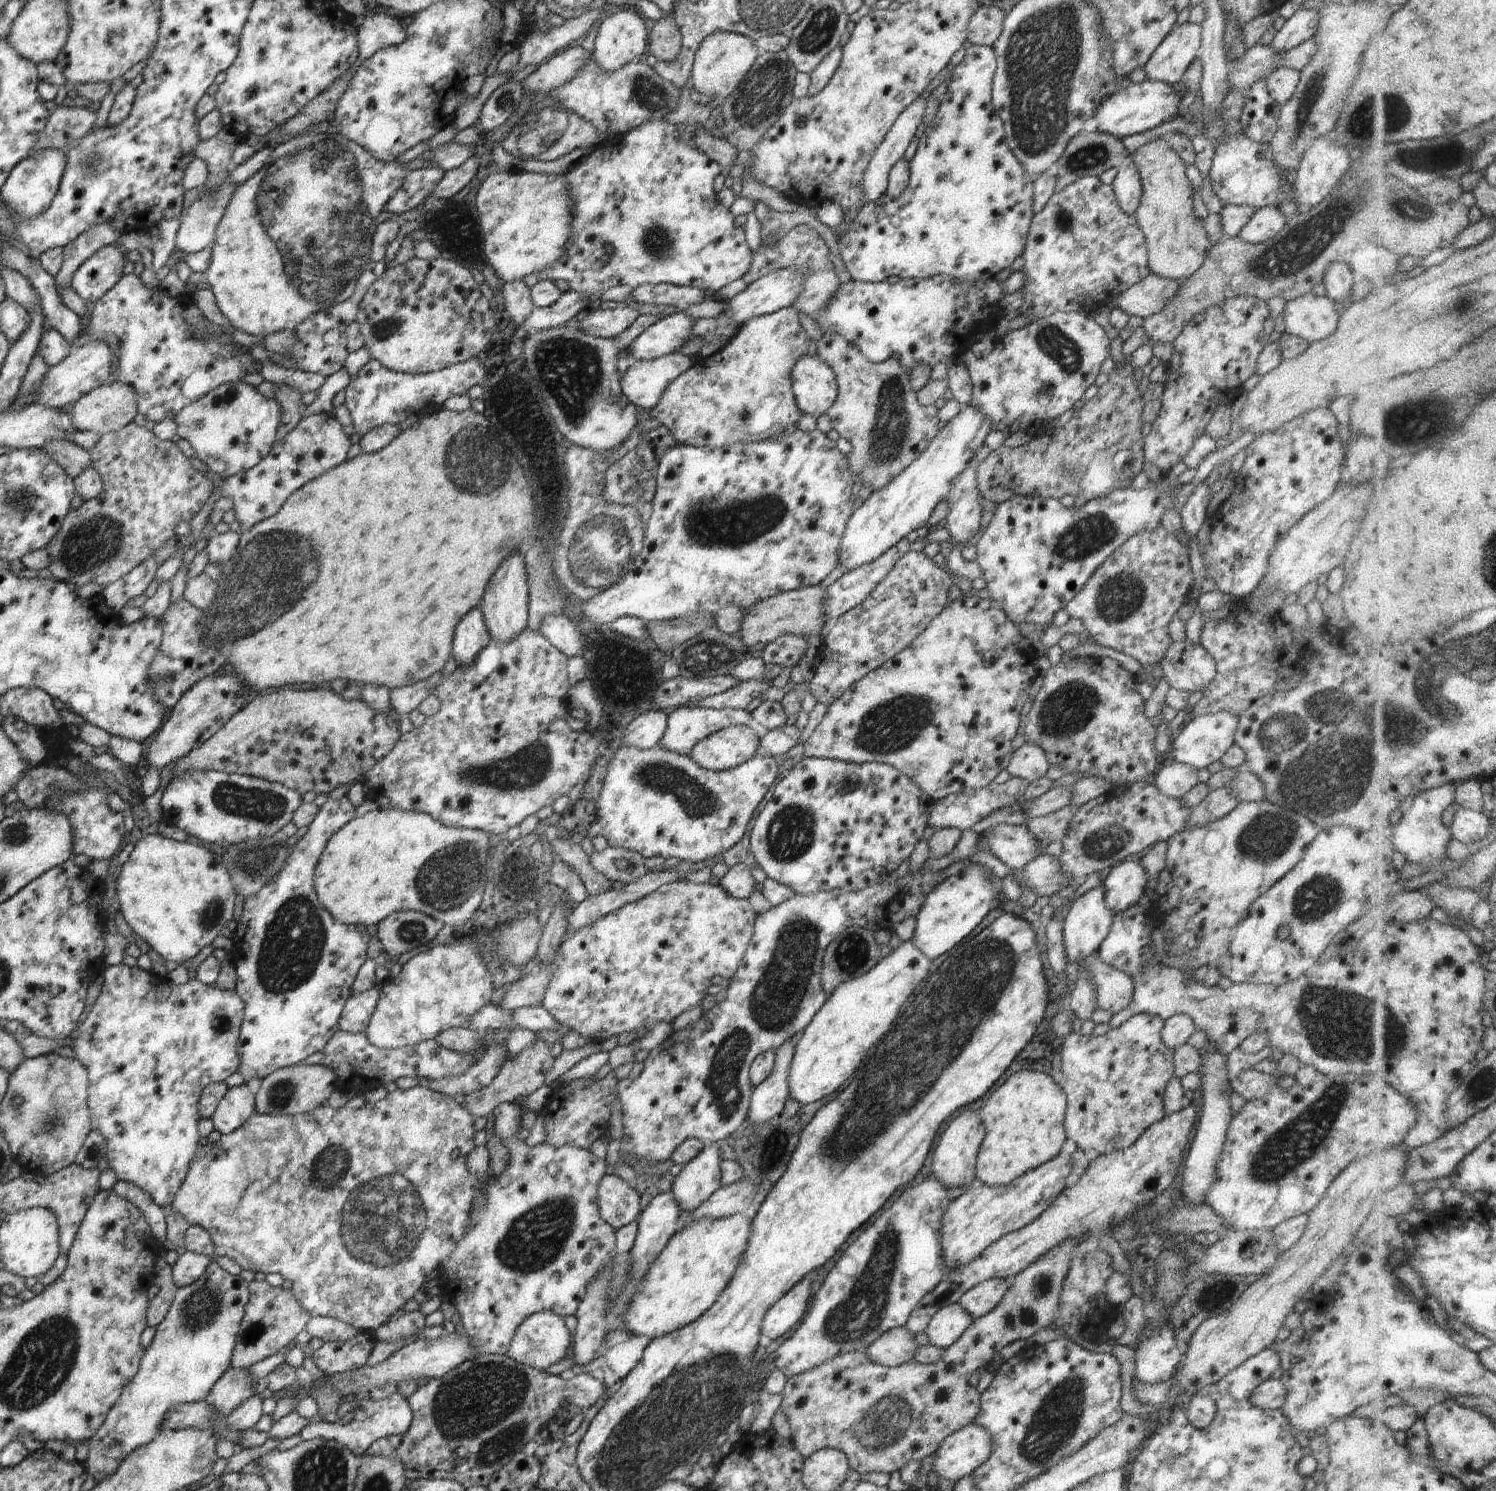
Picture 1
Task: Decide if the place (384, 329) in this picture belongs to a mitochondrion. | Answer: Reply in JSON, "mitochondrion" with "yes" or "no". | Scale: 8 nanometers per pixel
{"mitochondrion":"yes"}

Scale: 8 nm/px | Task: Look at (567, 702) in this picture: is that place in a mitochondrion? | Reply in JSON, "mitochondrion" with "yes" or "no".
{"mitochondrion":"no"}

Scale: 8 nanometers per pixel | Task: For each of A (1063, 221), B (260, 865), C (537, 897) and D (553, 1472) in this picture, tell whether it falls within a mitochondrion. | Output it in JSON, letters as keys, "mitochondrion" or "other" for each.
{"A":"mitochondrion","B":"mitochondrion","C":"mitochondrion","D":"other"}

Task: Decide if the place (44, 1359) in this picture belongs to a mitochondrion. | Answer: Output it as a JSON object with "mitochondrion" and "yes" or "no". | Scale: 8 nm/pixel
{"mitochondrion":"yes"}

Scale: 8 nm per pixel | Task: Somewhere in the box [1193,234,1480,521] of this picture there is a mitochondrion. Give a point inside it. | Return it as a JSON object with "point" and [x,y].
{"point":[1465,302]}

